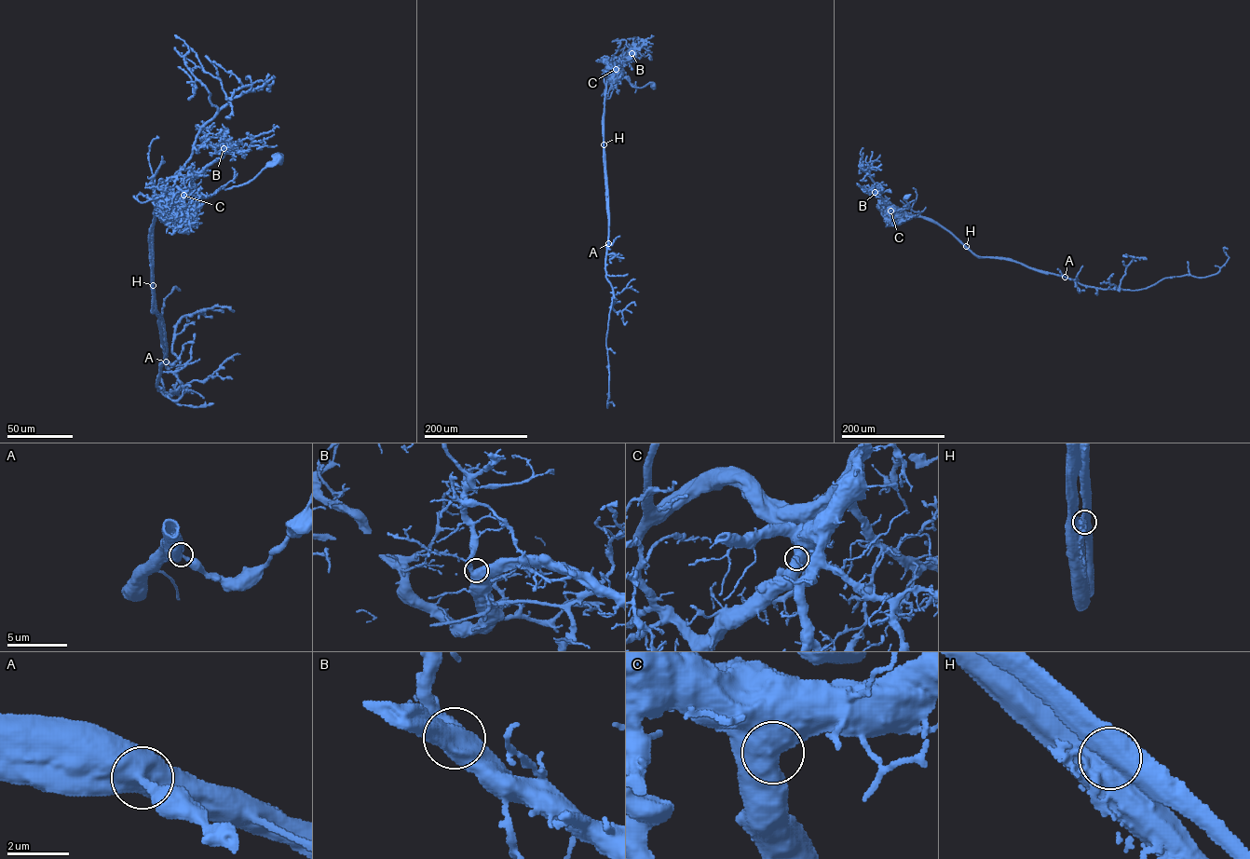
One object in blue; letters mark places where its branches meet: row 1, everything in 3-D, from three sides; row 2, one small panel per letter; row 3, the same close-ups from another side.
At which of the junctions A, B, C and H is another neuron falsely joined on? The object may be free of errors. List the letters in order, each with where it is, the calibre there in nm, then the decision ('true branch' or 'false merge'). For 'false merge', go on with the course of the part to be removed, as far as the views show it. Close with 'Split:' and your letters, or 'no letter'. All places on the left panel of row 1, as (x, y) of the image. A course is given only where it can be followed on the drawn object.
A: (166, 361) | 550 nm | true branch
B: (224, 148) | 550 nm | true branch
C: (183, 195) | 550 nm | true branch
H: (153, 285) | 700 nm | false merge | (153, 285), (153, 226), (155, 206), (159, 200), (154, 195), (152, 181), (162, 156)
Split: H

